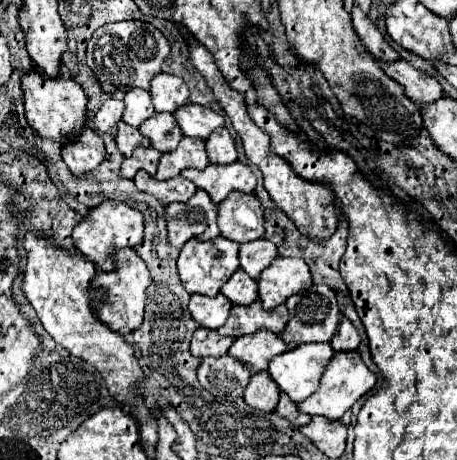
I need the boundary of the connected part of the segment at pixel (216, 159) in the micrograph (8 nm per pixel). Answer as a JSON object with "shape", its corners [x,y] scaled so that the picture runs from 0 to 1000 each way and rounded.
{"shape":[[[492,276],[475,280],[470,289],[457,293],[457,302],[453,302],[453,341],[457,341],[462,354],[484,354],[484,359],[519,350],[514,307]]]}

